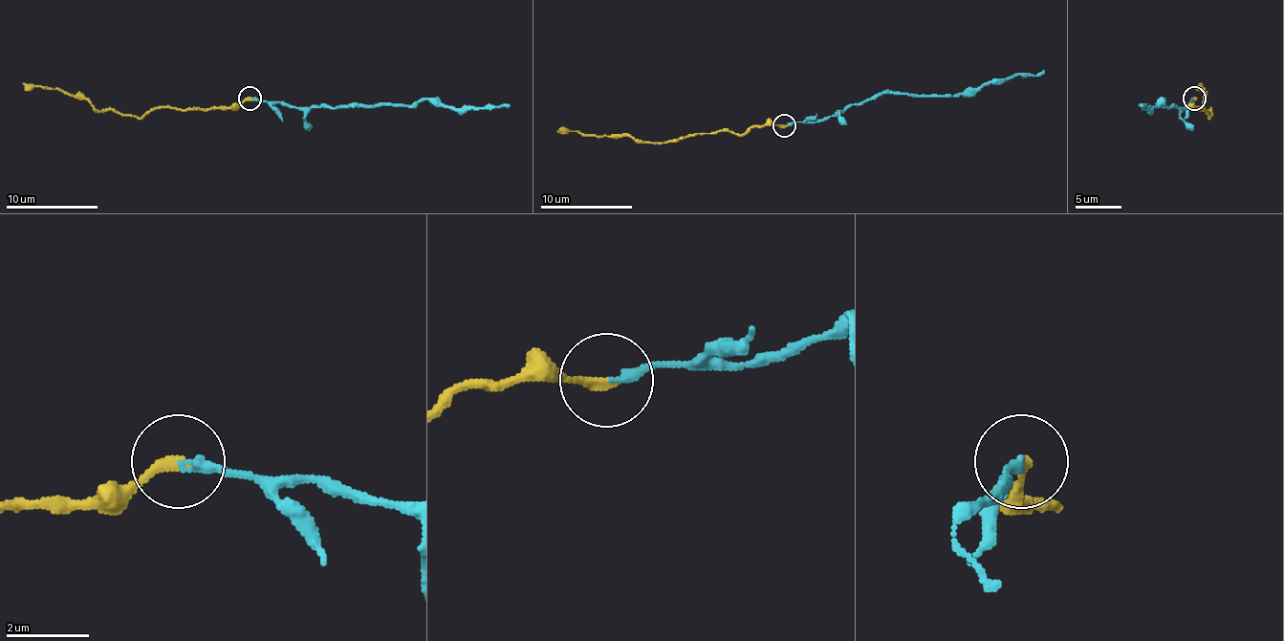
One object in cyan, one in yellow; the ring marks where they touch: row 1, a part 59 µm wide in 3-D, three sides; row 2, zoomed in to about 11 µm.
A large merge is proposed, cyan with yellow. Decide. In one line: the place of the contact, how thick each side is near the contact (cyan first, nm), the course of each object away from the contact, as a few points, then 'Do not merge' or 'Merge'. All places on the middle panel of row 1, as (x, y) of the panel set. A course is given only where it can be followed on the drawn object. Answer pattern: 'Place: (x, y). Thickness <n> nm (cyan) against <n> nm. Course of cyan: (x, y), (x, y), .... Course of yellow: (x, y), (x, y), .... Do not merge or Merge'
Place: (784, 125). Thickness 220 nm (cyan) against 280 nm. Course of cyan: (785, 124), (819, 122), (883, 92), (950, 97), (974, 95), (990, 83), (1043, 69). Course of yellow: (785, 124), (750, 127), (743, 134), (687, 134), (672, 141), (648, 143), (620, 136), (556, 131). Merge

